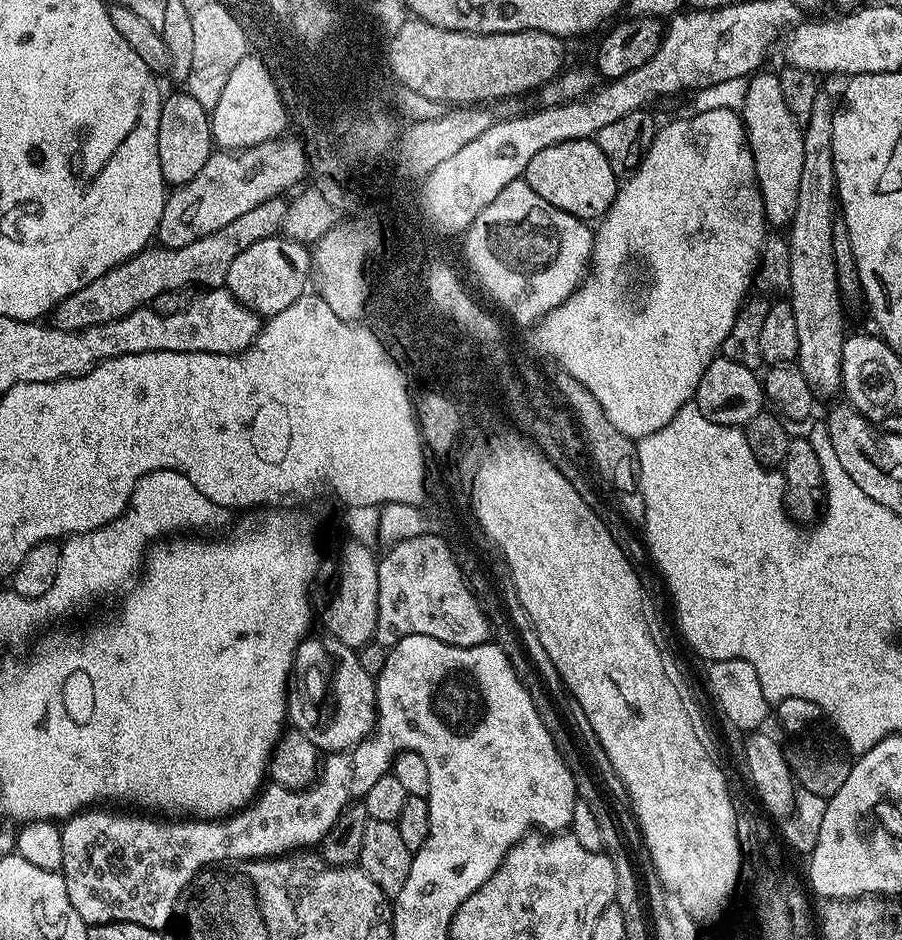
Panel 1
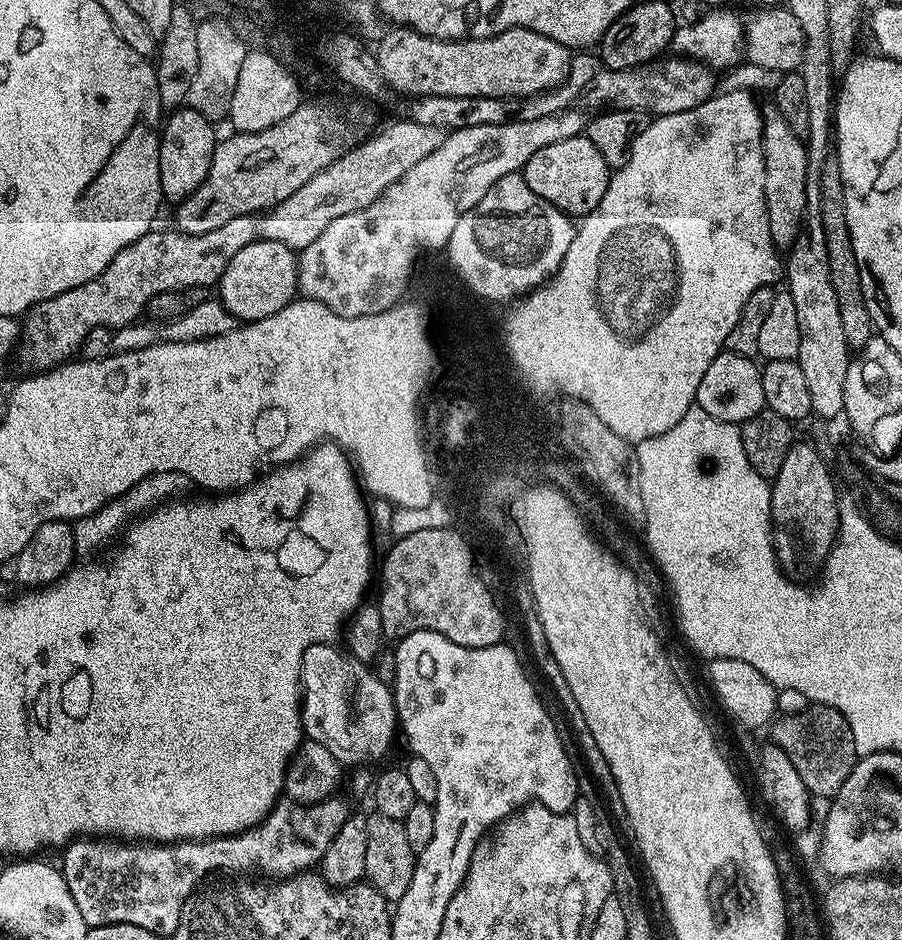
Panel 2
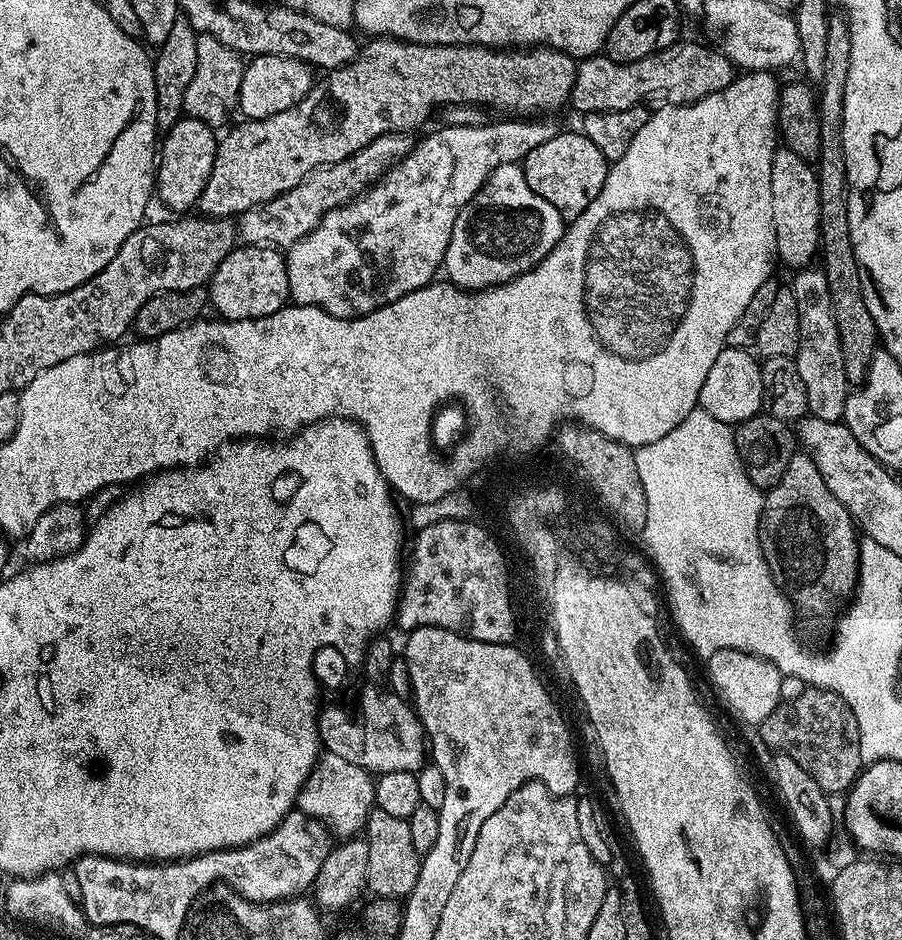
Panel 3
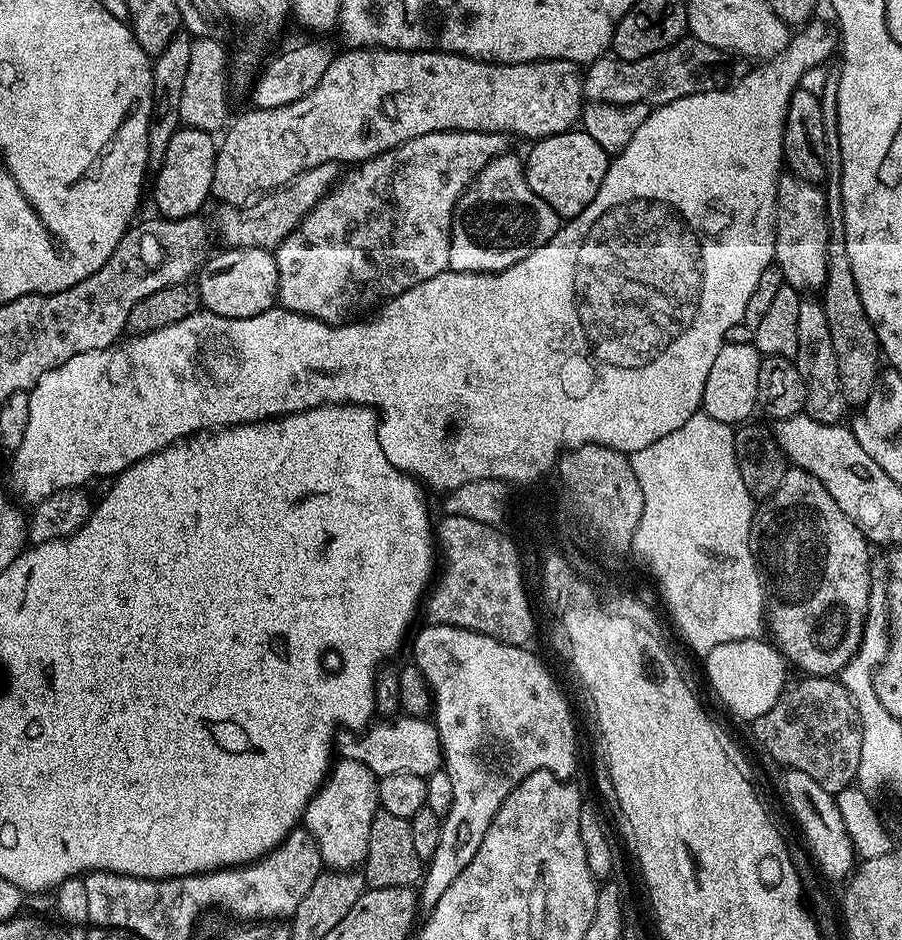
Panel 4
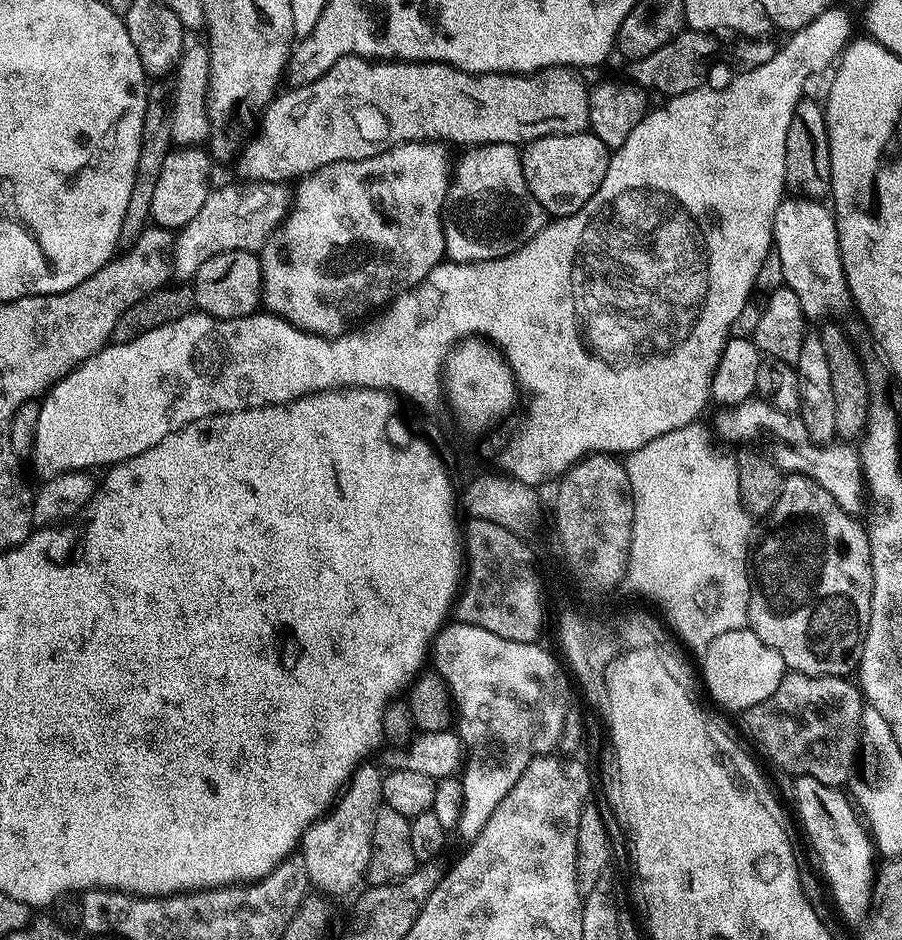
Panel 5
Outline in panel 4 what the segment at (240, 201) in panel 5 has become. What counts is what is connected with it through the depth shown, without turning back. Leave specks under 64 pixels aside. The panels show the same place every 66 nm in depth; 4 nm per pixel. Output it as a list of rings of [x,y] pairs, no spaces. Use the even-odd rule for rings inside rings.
[[[336,164],[314,166],[301,176],[295,176],[283,188],[276,189],[245,203],[243,206],[224,206],[220,212],[220,236],[229,248],[266,248],[275,250],[293,230],[300,227],[305,216],[323,198],[338,179]]]

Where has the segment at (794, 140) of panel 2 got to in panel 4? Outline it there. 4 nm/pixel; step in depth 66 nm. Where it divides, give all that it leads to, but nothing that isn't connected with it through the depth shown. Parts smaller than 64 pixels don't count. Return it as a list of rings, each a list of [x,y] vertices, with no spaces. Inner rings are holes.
[[[781,175],[776,187],[776,258],[775,267],[784,275],[784,282],[791,288],[808,294],[811,288],[823,289],[828,270],[828,202],[825,193],[817,185],[806,182],[800,176]]]

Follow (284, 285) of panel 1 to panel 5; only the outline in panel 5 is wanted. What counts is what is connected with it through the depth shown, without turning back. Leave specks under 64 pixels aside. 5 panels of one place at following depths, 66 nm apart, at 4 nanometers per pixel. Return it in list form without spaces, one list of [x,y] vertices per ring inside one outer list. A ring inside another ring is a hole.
[[[230,250],[222,254],[214,254],[214,258],[206,258],[206,262],[198,266],[190,283],[196,295],[196,308],[214,318],[233,320],[250,316],[262,304],[264,278],[260,257],[254,252]]]

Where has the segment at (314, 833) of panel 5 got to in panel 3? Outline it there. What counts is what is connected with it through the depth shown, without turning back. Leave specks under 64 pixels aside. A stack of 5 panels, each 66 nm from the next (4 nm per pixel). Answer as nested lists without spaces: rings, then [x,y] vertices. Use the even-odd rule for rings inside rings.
[[[327,750],[321,751],[316,765],[310,770],[306,782],[296,799],[296,808],[322,821],[336,838],[351,838],[363,833],[364,823],[376,803],[376,782],[373,773],[346,762],[346,758]]]

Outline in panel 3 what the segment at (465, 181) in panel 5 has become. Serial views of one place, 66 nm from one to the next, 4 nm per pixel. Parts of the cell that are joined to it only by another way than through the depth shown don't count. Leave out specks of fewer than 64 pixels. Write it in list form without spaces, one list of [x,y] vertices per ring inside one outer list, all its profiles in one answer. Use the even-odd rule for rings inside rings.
[[[507,164],[493,168],[486,182],[462,206],[458,218],[454,222],[454,230],[450,234],[448,249],[444,255],[443,271],[448,271],[447,279],[458,288],[465,290],[483,290],[494,288],[497,284],[509,284],[514,278],[526,274],[536,264],[554,250],[554,246],[564,237],[566,221],[559,210],[550,206],[546,198],[538,198],[530,186],[526,186],[526,174],[520,164]]]

